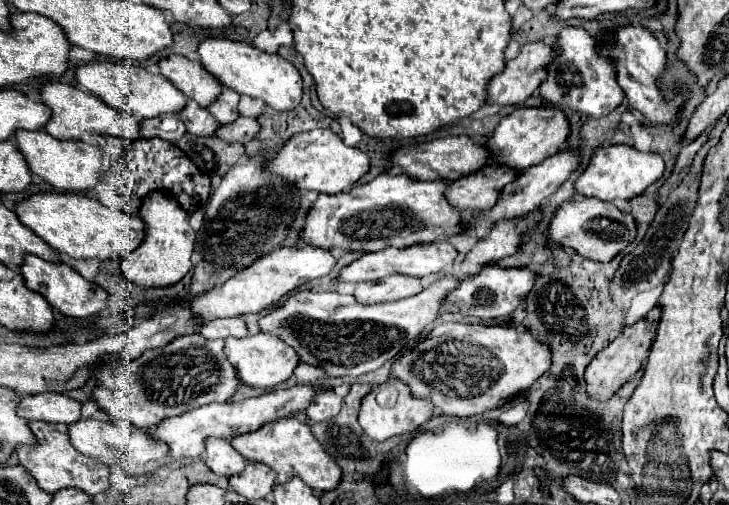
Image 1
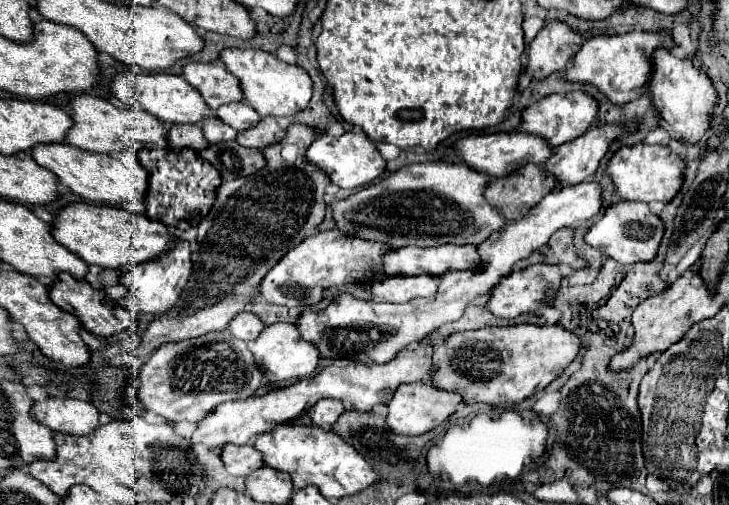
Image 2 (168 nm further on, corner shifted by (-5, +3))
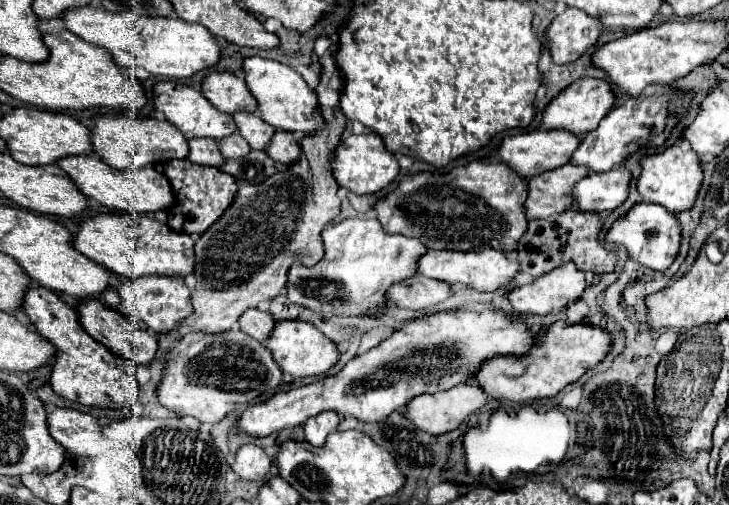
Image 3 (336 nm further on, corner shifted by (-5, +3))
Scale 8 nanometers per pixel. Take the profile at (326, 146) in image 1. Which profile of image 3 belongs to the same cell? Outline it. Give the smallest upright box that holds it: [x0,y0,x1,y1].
[331,133,401,195]

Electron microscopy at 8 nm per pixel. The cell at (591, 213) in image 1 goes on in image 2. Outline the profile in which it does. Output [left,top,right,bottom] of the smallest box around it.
[585,201,665,265]

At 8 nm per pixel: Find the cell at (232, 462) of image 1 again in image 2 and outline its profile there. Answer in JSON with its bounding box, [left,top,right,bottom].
[221,443,263,477]

